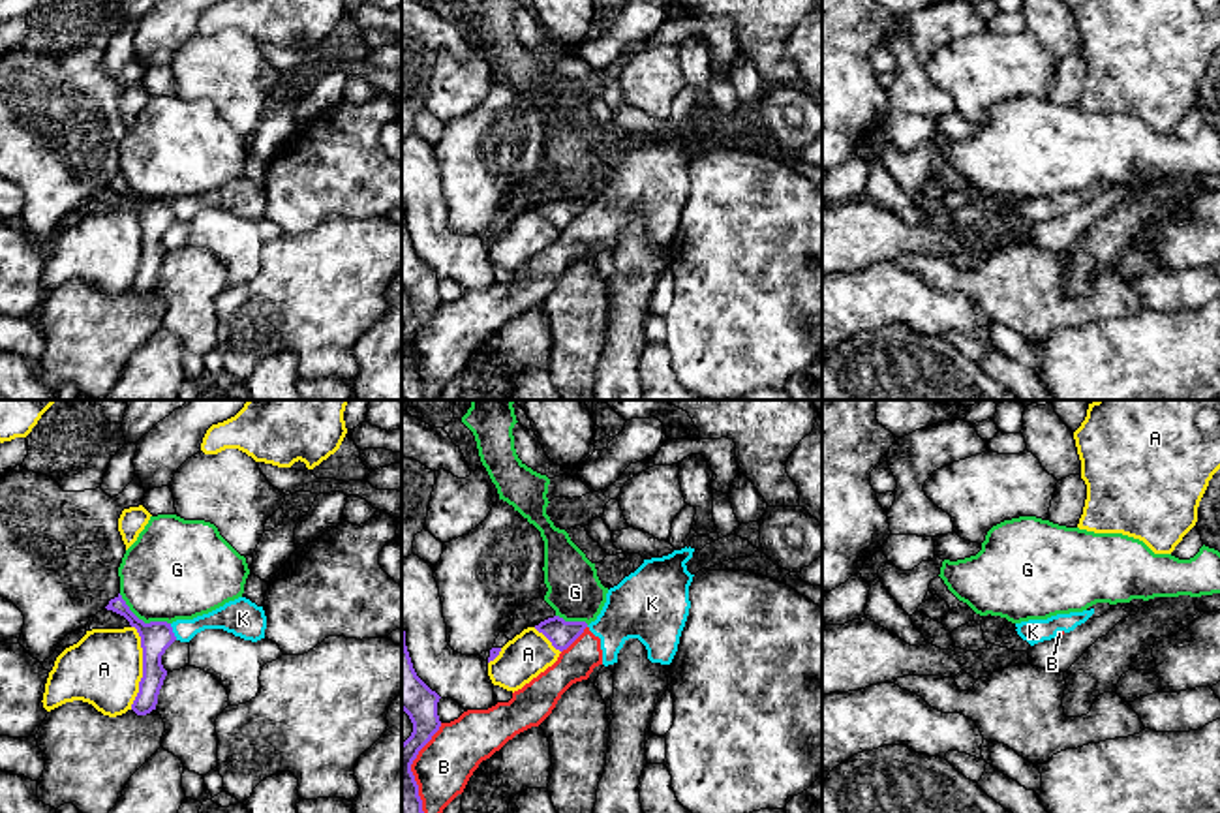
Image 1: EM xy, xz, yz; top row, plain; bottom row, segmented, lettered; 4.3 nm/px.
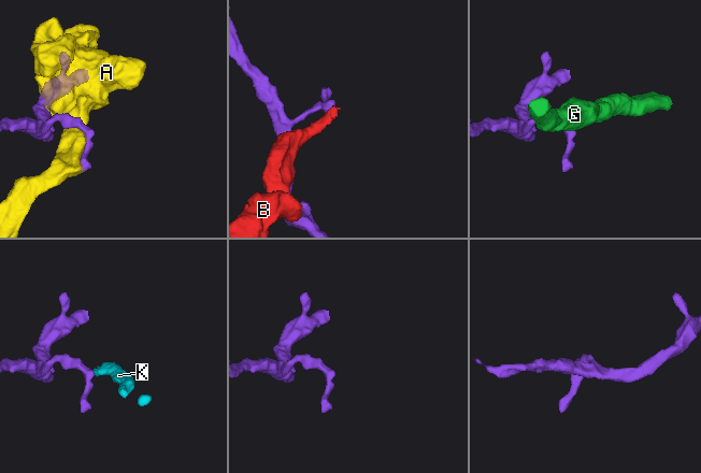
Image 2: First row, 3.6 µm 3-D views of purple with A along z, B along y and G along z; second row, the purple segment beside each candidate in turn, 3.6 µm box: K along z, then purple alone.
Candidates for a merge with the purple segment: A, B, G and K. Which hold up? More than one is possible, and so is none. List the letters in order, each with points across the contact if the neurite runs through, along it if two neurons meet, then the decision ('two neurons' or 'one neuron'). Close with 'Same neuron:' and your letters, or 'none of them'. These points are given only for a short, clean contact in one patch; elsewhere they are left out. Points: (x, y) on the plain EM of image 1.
A: two neurons
B: two neurons
G: two neurons
K: along xy (169, 203), (177, 218) | two neurons
Same neuron: none of them

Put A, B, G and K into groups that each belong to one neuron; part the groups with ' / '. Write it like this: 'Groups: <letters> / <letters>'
Groups: A / B K / G

